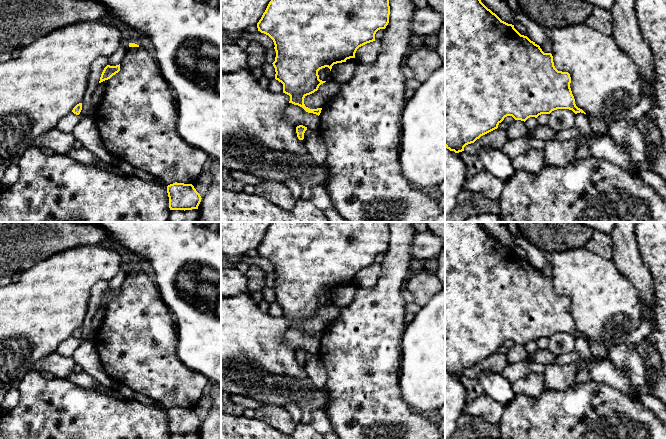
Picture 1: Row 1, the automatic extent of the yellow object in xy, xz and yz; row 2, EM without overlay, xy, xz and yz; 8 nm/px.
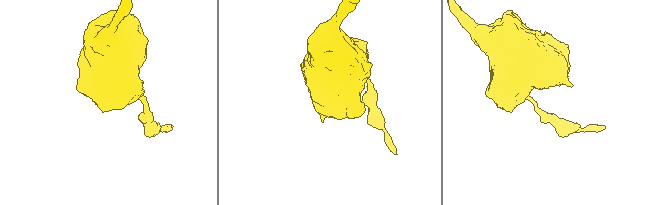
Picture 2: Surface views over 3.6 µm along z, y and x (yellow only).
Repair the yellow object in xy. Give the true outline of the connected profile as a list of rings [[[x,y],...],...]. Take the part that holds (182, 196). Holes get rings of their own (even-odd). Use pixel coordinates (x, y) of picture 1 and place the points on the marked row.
[[[173,183],[167,186],[170,210],[198,209],[201,196],[192,184]]]

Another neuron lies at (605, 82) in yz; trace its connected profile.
[[[586,23],[553,28],[547,33],[554,66],[558,71],[570,74],[575,104],[586,114],[611,125],[622,120],[640,102],[644,89],[639,66],[618,47],[613,36],[604,35]]]

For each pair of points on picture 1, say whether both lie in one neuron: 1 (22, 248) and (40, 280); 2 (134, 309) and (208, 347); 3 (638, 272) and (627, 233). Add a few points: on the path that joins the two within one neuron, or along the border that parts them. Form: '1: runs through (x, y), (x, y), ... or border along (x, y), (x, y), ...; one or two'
1: border along (53, 254), (21, 273); two
2: border along (168, 309), (176, 325), (176, 355); two
3: runs through (629, 262), (627, 259), (627, 243); one

